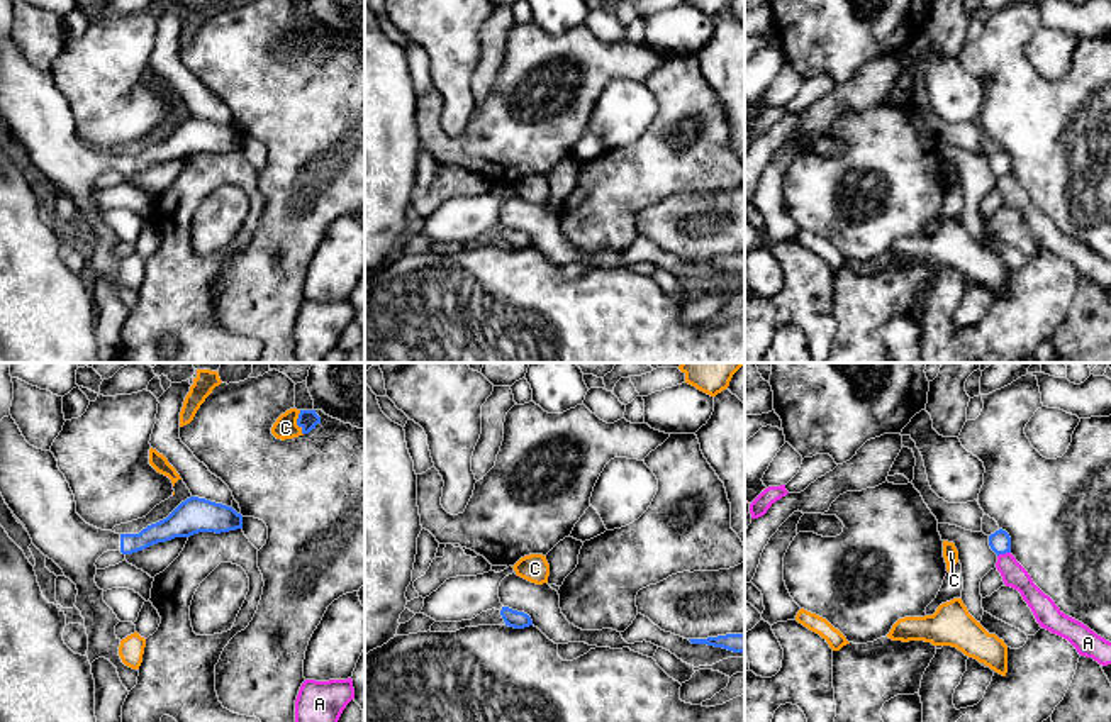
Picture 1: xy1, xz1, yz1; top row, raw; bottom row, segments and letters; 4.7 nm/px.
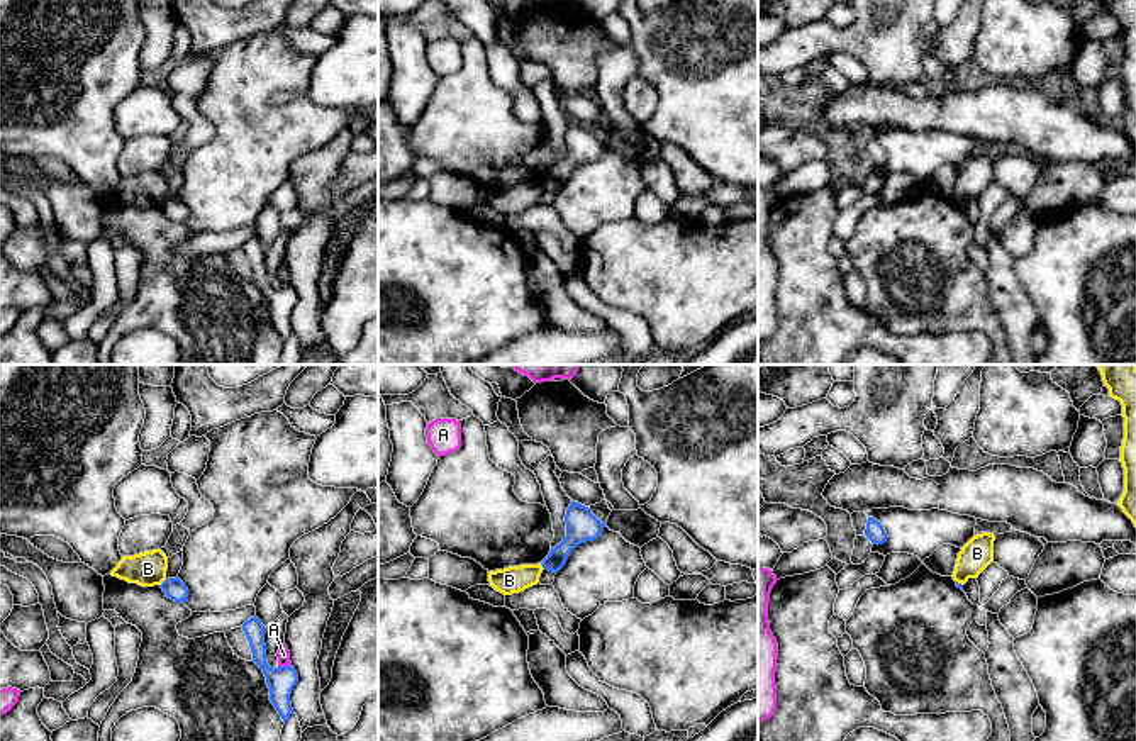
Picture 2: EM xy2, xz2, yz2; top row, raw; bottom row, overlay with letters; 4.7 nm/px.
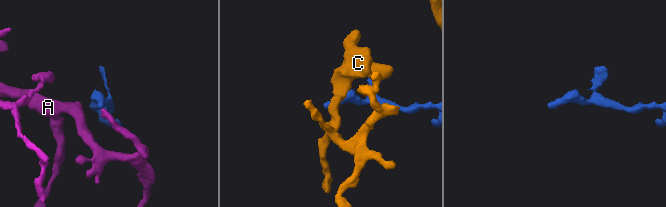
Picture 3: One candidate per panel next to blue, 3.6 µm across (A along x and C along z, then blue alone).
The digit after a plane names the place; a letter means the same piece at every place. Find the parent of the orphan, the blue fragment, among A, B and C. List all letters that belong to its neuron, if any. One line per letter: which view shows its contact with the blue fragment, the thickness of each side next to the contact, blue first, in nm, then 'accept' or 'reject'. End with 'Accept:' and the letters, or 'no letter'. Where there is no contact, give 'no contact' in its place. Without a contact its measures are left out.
A: meets blue in yz1; 100 nm thick on the blue side, 110 nm on the other; reject
B: meets blue in xy2; 100 nm thick on the blue side, 170 nm on the other; reject
C: meets blue in xy1; 100 nm thick on the blue side, 110 nm on the other; reject
Accept: no letter

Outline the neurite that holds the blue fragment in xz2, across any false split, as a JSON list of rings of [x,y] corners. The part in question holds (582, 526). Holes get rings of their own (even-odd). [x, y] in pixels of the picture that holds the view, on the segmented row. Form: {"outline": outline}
{"outline": [[[573,500],[566,510],[565,522],[566,538],[551,548],[549,554],[541,563],[544,570],[553,573],[558,573],[565,566],[570,553],[578,544],[597,539],[605,527],[605,522],[599,521],[588,507]]]}

